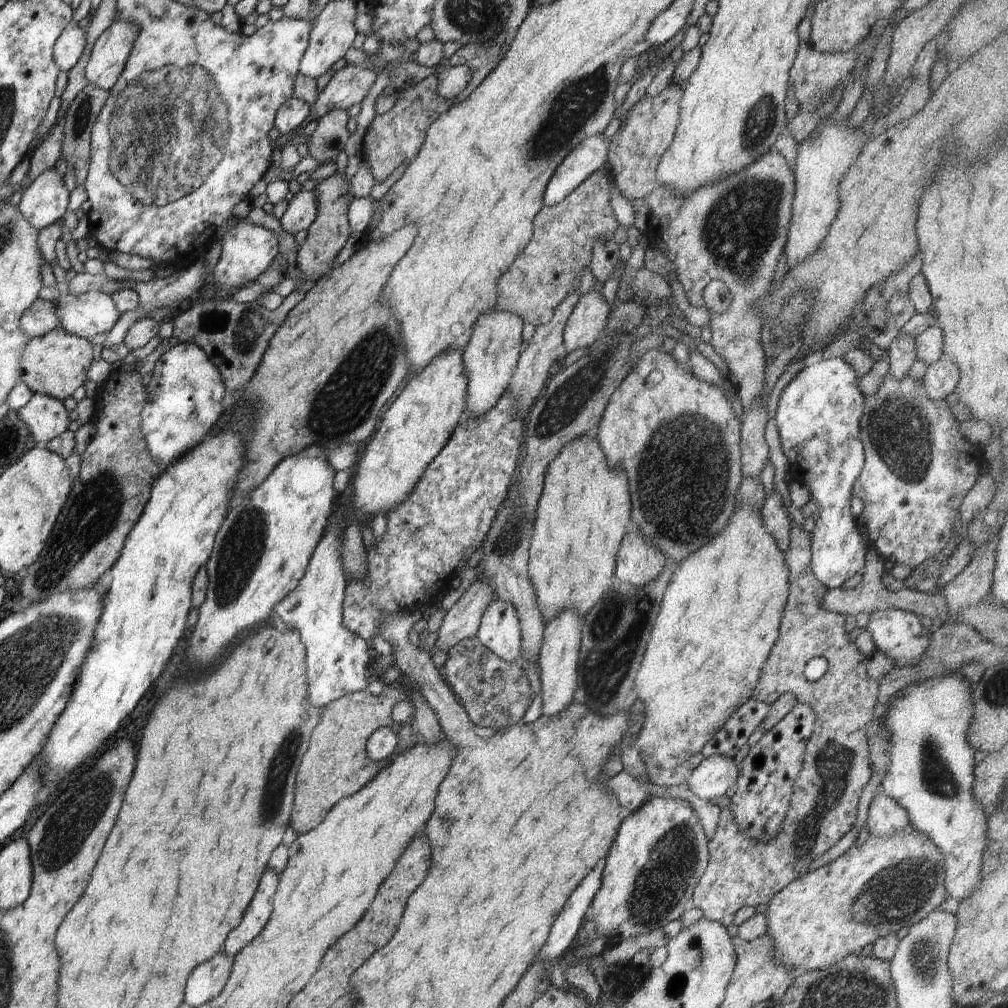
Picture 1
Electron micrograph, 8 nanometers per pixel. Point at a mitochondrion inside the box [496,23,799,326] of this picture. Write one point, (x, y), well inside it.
(740, 227)

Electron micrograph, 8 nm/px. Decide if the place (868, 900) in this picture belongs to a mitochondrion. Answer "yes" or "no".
yes

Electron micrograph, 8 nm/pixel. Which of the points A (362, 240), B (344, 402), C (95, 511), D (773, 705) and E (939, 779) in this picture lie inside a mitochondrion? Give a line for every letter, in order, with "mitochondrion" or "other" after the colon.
A: other
B: mitochondrion
C: mitochondrion
D: other
E: mitochondrion

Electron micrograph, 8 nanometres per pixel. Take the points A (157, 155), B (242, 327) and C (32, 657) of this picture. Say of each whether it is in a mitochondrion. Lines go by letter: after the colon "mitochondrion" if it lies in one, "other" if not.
A: mitochondrion
B: mitochondrion
C: mitochondrion

